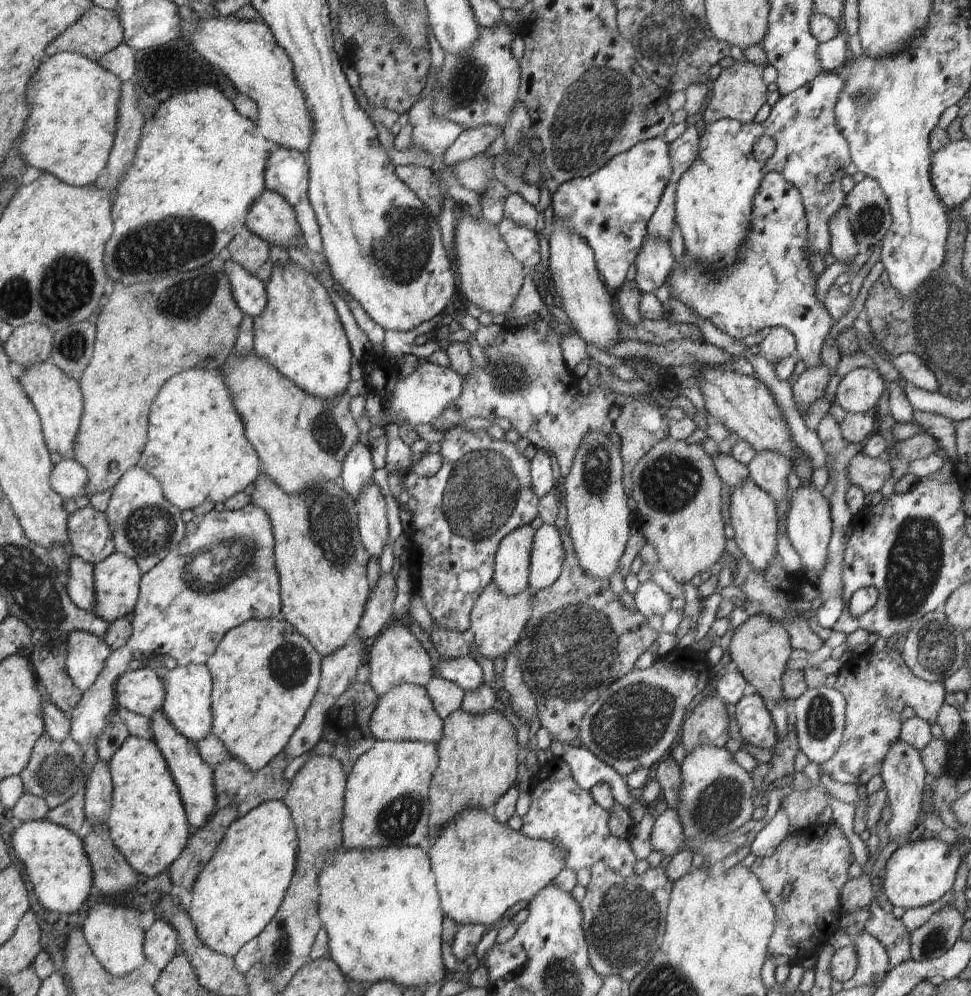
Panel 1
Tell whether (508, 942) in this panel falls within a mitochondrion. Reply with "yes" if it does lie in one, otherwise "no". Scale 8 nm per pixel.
no

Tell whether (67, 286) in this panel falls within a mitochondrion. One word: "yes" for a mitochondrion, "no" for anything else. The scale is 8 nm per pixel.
yes

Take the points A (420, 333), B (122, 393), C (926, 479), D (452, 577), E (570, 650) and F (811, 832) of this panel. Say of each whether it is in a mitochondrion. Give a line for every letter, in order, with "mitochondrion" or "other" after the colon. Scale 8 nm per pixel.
A: other
B: other
C: other
D: other
E: mitochondrion
F: other

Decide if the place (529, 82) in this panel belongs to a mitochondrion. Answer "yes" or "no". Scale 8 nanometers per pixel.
no

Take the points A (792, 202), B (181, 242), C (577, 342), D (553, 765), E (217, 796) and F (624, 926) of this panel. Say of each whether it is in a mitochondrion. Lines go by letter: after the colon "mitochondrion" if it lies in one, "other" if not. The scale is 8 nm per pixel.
A: other
B: mitochondrion
C: other
D: other
E: other
F: mitochondrion

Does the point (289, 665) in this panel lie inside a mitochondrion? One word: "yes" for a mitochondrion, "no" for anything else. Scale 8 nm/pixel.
yes

